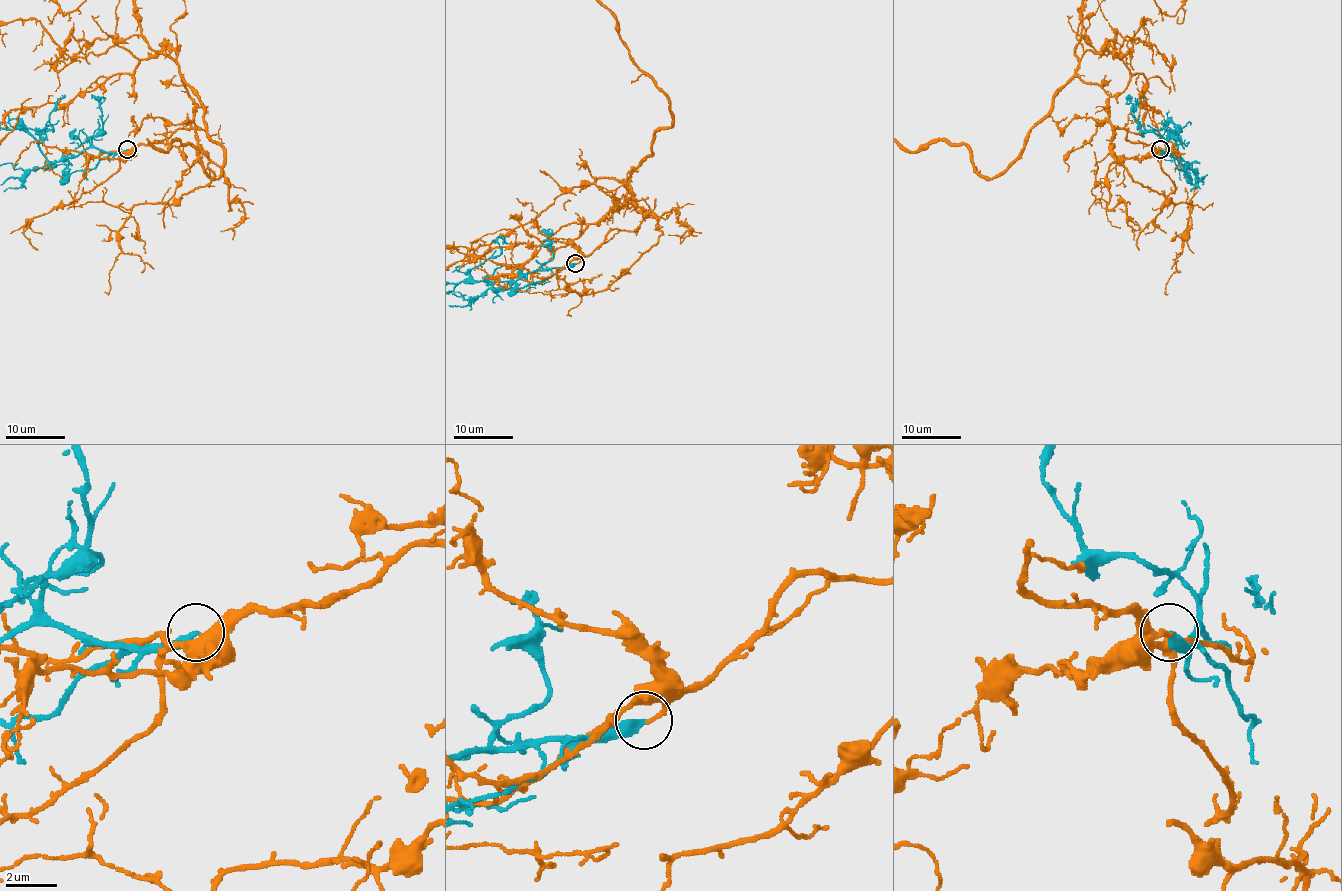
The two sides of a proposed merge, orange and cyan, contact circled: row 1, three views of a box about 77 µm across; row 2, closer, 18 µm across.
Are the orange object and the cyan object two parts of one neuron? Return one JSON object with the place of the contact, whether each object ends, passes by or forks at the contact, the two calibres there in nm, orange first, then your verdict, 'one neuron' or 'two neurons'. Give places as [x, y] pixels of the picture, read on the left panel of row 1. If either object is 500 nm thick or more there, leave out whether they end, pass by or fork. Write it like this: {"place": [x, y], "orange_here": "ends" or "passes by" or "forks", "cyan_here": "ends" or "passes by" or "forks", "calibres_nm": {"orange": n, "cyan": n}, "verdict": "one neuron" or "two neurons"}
{"place": [127, 149], "orange_here": "ends", "cyan_here": "ends", "calibres_nm": {"orange": 160, "cyan": 360}, "verdict": "two neurons"}

